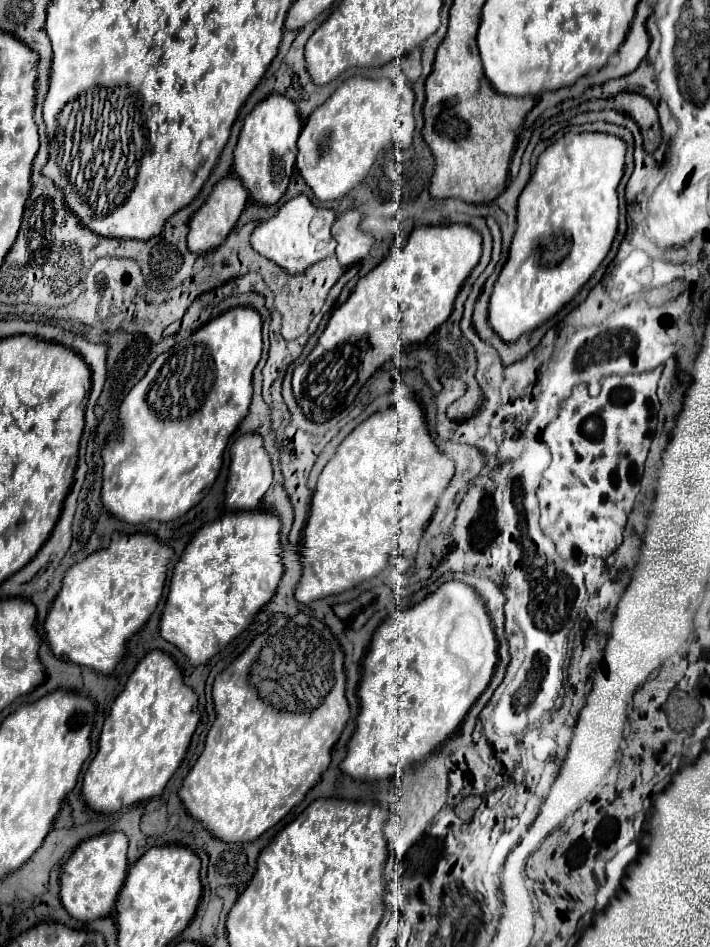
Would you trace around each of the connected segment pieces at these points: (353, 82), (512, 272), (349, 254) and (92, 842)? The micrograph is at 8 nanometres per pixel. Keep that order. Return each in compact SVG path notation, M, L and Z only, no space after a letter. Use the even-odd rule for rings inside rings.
M354 76L344 80L338 90L310 114L298 138L296 168L320 202L346 196L366 178L378 154L392 142L400 102L402 86L392 80Z
M590 132L590 138L582 140L582 144L556 142L540 154L538 166L520 194L518 228L512 240L510 258L500 272L488 306L490 326L498 332L498 336L502 336L502 340L518 340L518 336L532 332L542 322L552 318L580 292L606 258L618 228L616 188L624 176L624 154L626 142L618 136L602 132Z
M352 208L332 226L332 236L338 242L336 258L338 262L342 262L342 266L352 266L364 260L374 244L374 236L360 230L362 218L364 218L362 210Z
M108 832L108 834L86 838L74 850L74 854L64 864L62 876L60 876L60 898L66 912L72 918L80 922L90 922L90 920L108 916L112 912L128 872L126 848L128 848L126 834Z

